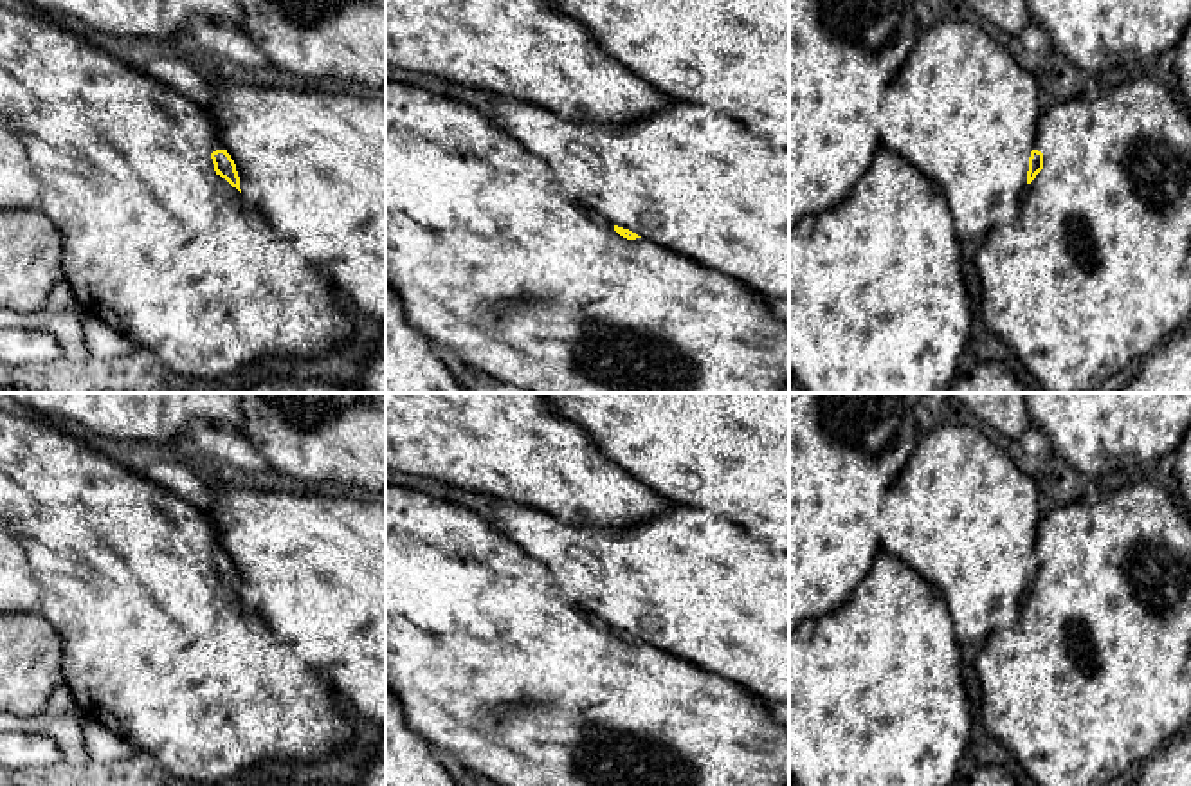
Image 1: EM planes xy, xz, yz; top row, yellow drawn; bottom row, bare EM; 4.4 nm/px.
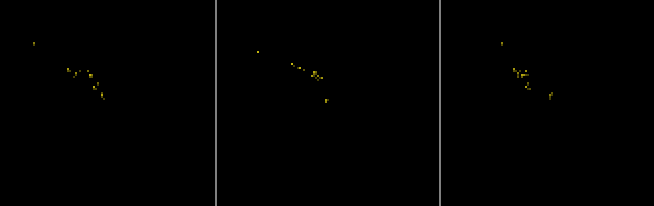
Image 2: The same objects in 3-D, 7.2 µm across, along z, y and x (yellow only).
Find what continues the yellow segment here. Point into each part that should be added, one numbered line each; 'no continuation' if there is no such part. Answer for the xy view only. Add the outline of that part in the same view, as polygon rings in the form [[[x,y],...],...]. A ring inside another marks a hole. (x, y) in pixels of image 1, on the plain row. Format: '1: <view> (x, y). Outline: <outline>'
1: xy (312, 566). Outline: [[[211,485],[211,507],[200,507],[216,526],[223,553],[236,568],[243,600],[263,618],[279,640],[290,644],[310,667],[314,667],[339,694],[339,698],[364,719],[386,727],[386,501],[364,496],[319,496],[285,490]]]

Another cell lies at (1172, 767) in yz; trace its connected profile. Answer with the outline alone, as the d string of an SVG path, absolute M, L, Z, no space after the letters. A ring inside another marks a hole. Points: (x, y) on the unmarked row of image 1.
M1180 732L1142 764L1142 772L1137 777L1128 777L1119 786L1191 786L1191 732Z

